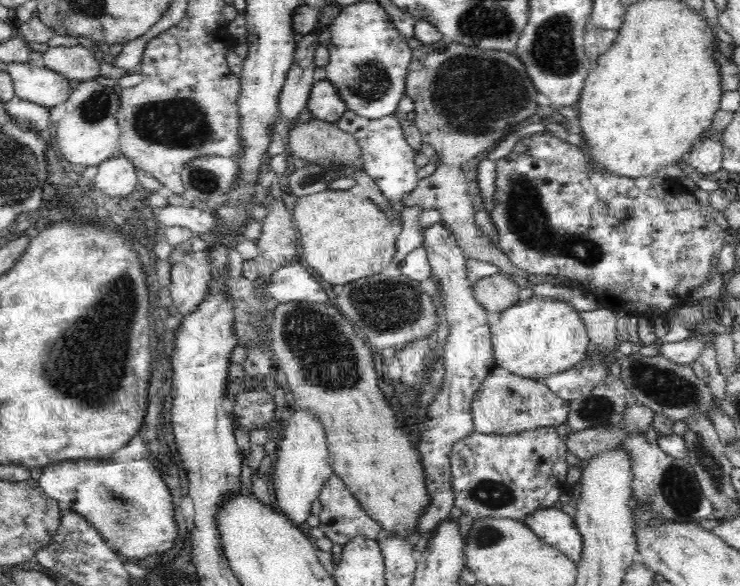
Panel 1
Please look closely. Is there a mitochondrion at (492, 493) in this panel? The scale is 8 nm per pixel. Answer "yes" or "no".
yes

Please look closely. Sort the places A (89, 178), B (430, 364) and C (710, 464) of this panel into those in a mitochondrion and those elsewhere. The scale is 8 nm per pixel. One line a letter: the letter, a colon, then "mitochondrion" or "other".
A: other
B: mitochondrion
C: mitochondrion

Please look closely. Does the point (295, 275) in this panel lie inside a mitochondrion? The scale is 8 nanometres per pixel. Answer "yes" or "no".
no

